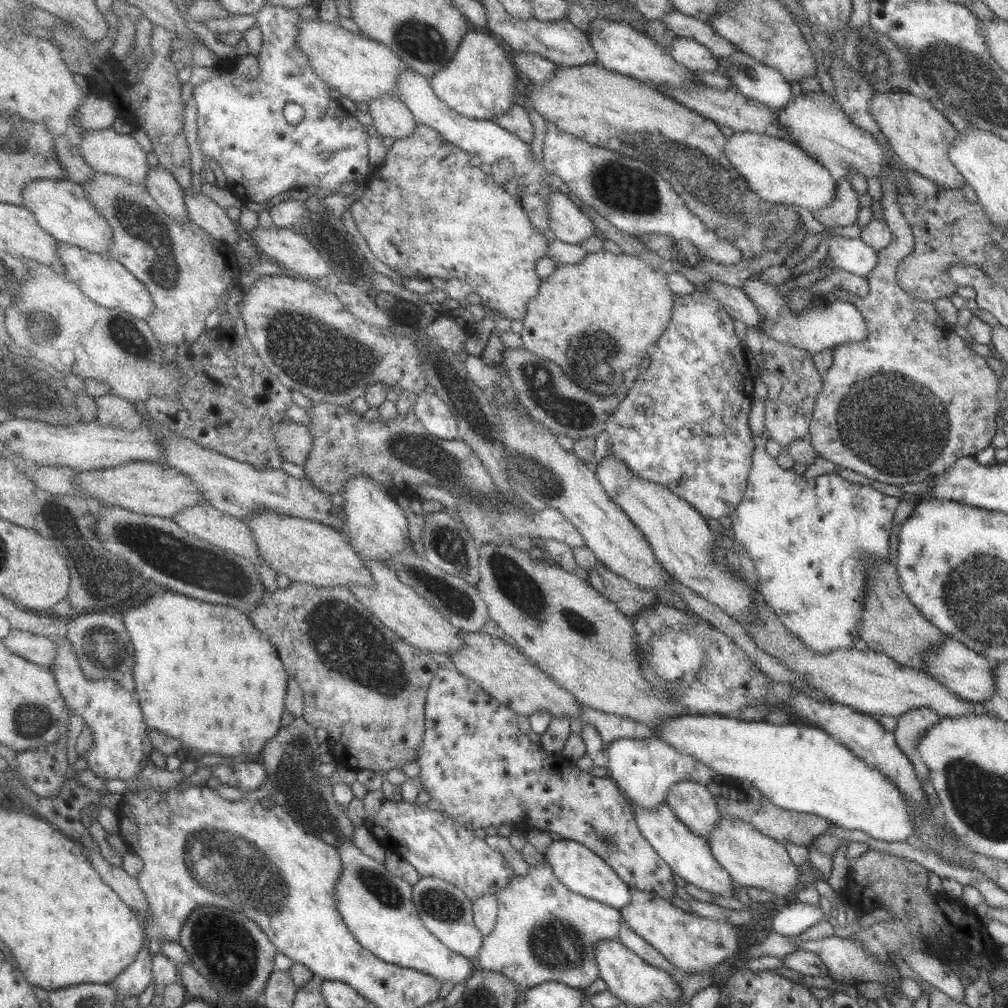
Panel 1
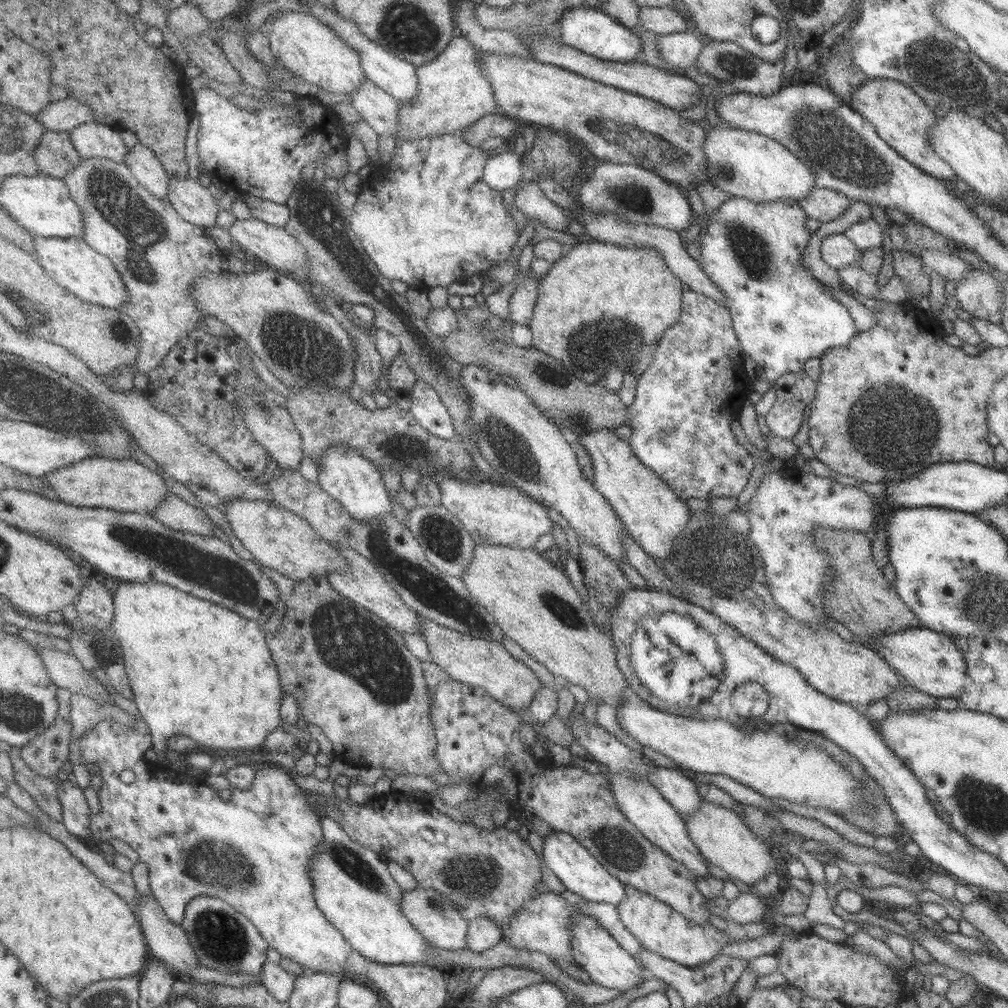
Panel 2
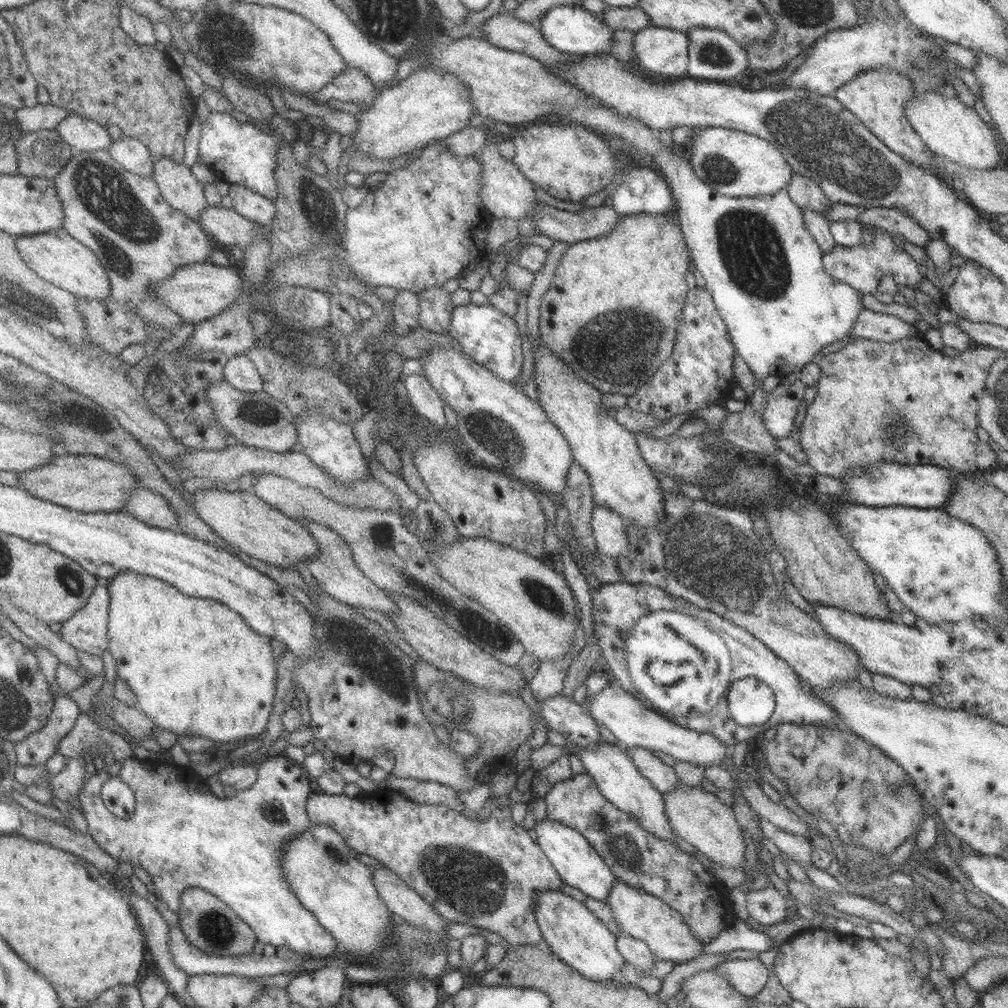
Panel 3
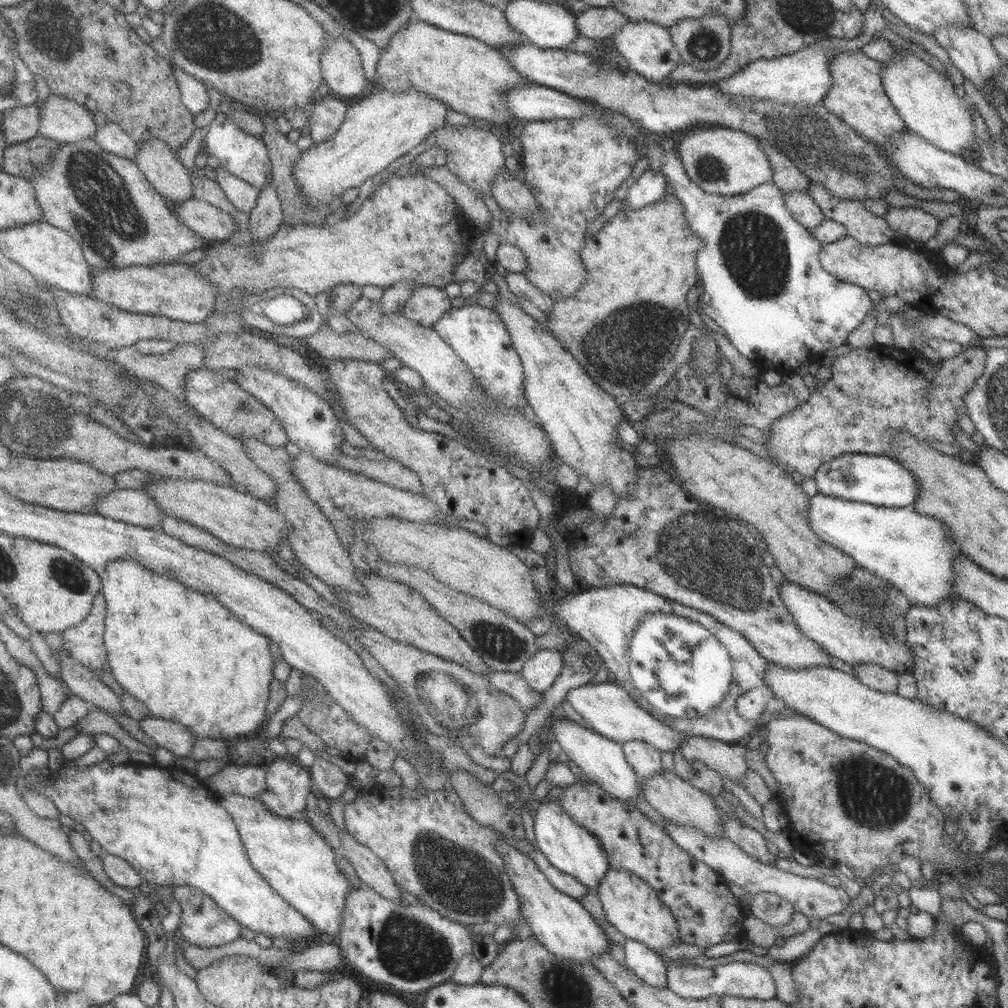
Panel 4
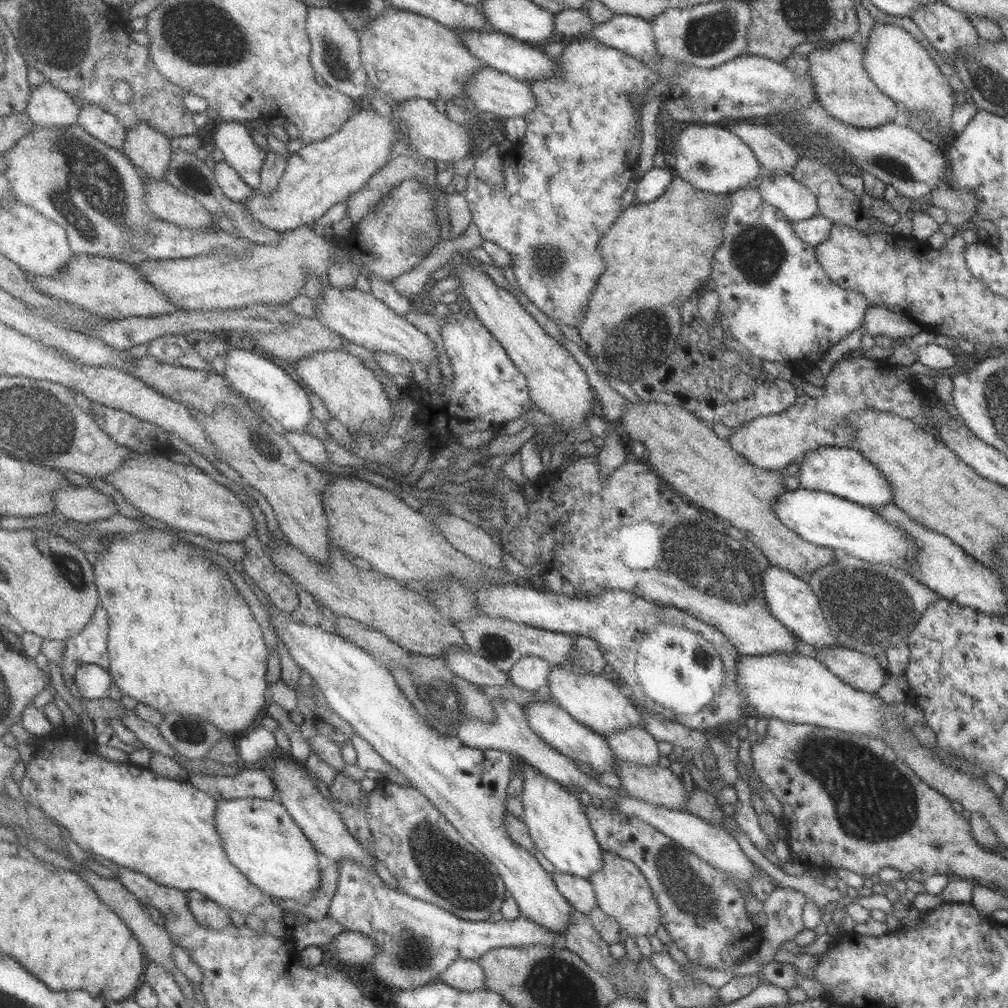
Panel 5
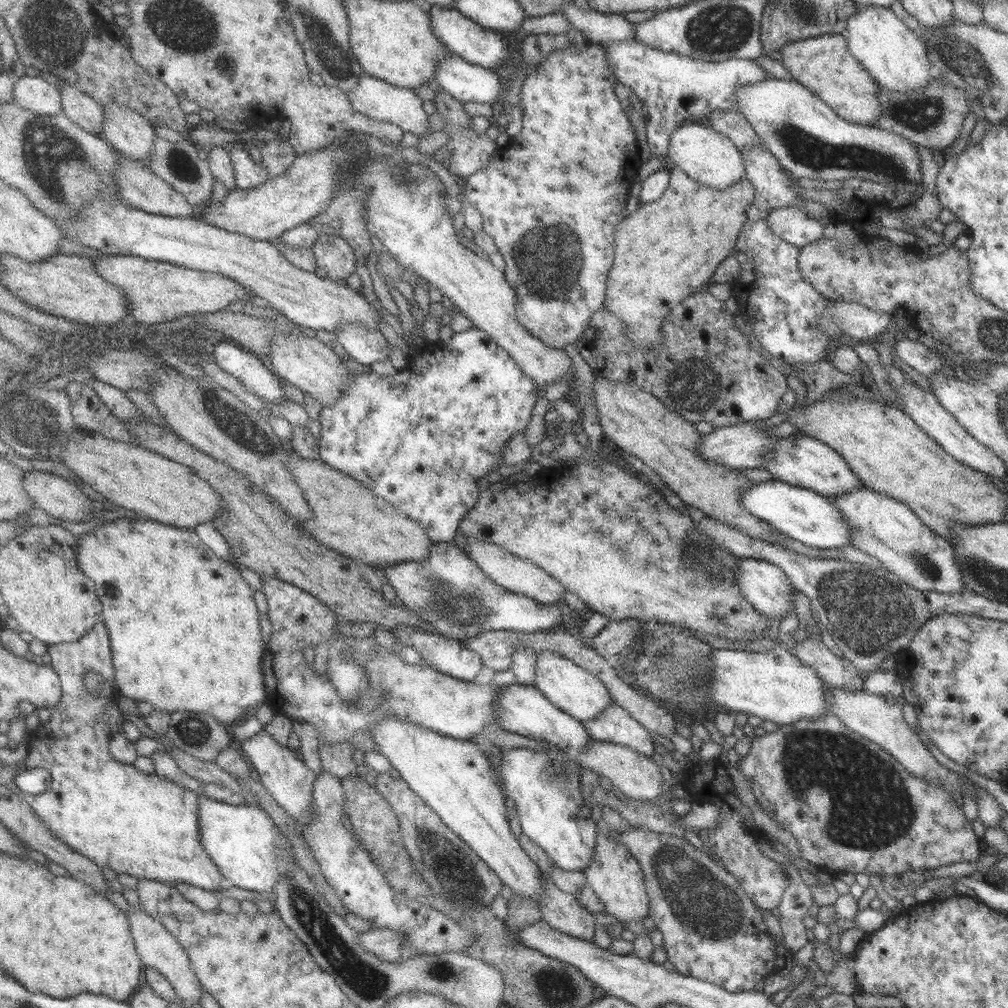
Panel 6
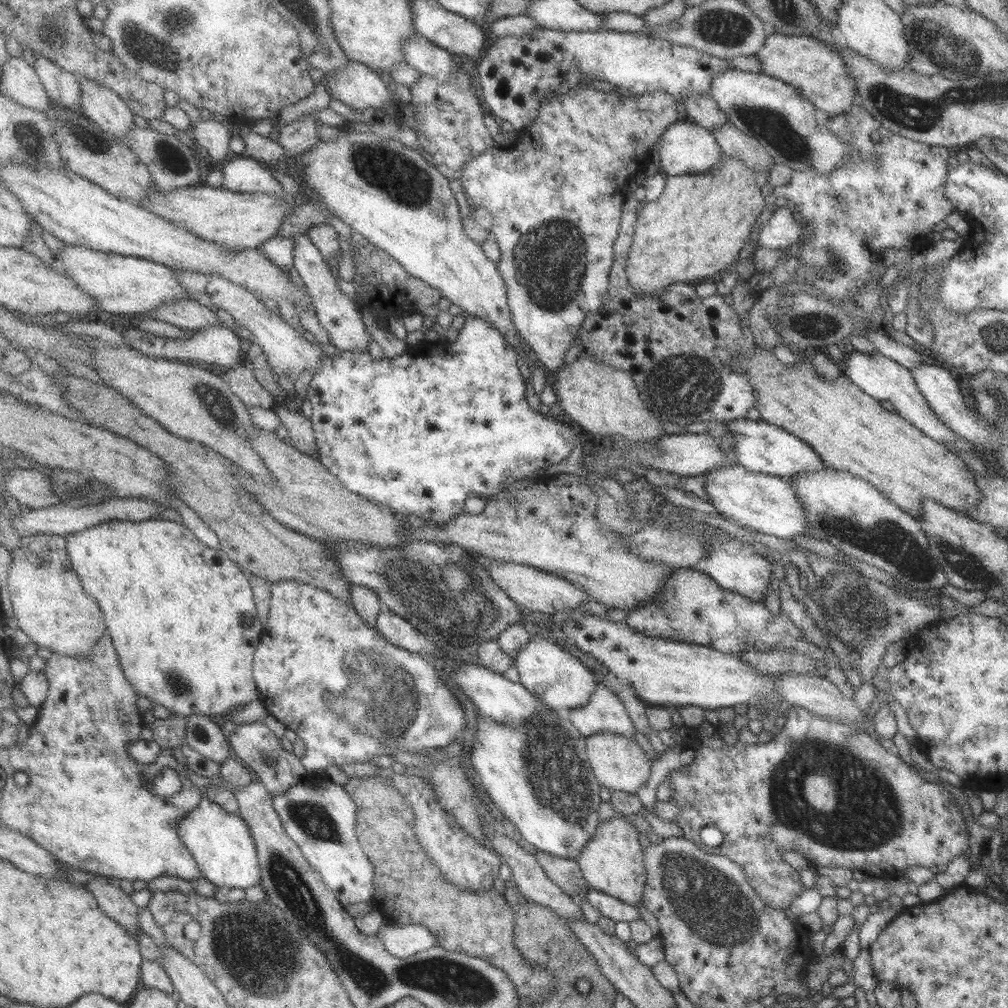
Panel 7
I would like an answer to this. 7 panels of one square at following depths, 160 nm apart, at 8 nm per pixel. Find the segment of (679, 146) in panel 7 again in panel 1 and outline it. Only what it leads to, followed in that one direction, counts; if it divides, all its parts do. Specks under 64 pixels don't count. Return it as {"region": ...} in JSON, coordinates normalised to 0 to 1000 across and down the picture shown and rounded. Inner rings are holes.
{"region":[[[729,130],[720,138],[720,155],[754,198],[768,202],[790,203],[808,210],[820,205],[828,195],[829,181],[823,170],[784,139],[762,132]]]}

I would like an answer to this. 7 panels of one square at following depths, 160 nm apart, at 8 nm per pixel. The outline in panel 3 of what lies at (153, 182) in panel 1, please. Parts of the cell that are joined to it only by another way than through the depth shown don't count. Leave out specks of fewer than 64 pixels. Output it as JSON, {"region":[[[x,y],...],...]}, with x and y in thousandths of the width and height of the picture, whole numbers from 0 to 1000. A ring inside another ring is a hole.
{"region":[[[125,133],[113,140],[109,153],[131,171],[151,176],[154,172],[155,156],[150,147],[138,137]]]}

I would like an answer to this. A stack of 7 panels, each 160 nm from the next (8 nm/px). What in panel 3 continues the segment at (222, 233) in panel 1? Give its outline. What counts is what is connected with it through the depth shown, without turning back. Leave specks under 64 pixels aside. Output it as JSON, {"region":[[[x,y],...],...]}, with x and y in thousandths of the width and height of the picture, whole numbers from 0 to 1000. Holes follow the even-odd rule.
{"region":[[[169,156],[155,158],[152,176],[164,191],[165,198],[168,198],[174,207],[199,220],[199,212],[207,205],[202,182],[194,177],[188,165],[176,162]]]}

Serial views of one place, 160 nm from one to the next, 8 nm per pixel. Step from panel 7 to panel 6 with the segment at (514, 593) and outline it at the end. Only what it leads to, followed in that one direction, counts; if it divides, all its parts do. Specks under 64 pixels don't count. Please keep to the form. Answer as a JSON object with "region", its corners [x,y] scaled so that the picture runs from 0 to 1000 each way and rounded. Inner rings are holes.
{"region":[[[463,534],[464,543],[459,544],[464,552],[474,560],[474,563],[484,570],[492,579],[504,585],[504,587],[516,587],[529,593],[536,599],[548,599],[552,601],[554,595],[560,593],[563,585],[552,575],[526,557],[514,554],[492,540],[480,538],[473,534]]]}

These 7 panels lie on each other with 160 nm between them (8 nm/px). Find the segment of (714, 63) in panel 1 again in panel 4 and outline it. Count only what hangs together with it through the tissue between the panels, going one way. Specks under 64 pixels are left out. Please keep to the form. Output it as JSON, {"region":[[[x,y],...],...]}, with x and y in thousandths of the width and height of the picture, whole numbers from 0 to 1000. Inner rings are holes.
{"region":[[[621,21],[614,31],[604,38],[606,47],[623,62],[624,67],[638,75],[643,81],[656,83],[677,61],[662,28],[645,21]]]}

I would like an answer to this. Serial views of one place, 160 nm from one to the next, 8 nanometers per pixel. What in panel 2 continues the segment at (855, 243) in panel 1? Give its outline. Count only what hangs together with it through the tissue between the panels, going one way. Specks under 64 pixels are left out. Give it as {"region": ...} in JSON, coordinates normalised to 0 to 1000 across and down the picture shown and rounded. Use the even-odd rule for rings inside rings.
{"region":[[[837,231],[822,232],[813,246],[817,260],[829,268],[850,259],[855,250]]]}

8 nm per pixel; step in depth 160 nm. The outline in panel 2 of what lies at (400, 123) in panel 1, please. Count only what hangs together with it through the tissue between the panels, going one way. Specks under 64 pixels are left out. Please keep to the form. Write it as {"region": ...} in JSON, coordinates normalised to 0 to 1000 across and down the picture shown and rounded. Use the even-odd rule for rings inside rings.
{"region":[[[367,78],[359,83],[351,93],[346,94],[346,101],[356,111],[361,118],[376,134],[391,135],[396,126],[396,117],[394,114],[396,100],[385,91],[371,84]]]}

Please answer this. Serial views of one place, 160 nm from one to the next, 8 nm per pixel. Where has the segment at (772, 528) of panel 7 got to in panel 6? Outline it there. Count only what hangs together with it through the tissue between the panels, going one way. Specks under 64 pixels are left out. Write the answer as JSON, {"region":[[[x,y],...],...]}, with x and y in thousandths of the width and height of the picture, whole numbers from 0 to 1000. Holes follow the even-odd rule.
{"region":[[[774,475],[753,478],[742,483],[733,492],[735,501],[746,512],[762,519],[771,528],[781,530],[808,544],[835,545],[842,540],[844,524],[836,510],[828,503],[822,493],[815,492],[806,485],[796,484]]]}

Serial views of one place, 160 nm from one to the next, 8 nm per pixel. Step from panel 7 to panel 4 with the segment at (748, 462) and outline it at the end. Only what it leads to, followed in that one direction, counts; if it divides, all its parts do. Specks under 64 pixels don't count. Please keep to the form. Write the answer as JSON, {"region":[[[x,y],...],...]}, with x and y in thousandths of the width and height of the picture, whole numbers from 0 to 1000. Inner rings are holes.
{"region":[[[839,449],[815,459],[807,473],[813,490],[874,503],[901,503],[908,500],[912,487],[905,469],[881,451]]]}

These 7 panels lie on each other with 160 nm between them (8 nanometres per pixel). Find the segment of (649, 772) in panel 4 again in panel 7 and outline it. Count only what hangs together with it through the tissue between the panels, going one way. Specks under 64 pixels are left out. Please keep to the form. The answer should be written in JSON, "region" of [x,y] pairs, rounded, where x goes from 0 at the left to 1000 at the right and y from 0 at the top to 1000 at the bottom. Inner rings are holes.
{"region":[[[598,678],[589,682],[581,698],[566,702],[563,709],[580,732],[594,726],[610,726],[629,733],[631,723],[623,705],[613,689]]]}

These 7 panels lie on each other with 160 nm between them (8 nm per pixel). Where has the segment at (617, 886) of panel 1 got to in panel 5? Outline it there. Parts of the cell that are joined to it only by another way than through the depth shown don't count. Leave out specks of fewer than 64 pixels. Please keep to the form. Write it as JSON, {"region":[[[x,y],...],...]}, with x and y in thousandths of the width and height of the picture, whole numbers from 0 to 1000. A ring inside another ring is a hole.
{"region":[[[517,755],[520,782],[515,793],[520,799],[517,809],[532,842],[538,846],[556,866],[563,866],[582,872],[598,858],[599,844],[591,832],[586,815],[581,812],[578,790],[569,790],[554,776],[539,770],[533,763]]]}

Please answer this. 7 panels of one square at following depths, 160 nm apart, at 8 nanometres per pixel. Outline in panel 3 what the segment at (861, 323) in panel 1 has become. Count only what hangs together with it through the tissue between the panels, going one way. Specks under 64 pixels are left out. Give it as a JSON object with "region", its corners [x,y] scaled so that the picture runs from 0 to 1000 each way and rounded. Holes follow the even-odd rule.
{"region":[[[571,106],[568,108],[562,108],[559,111],[560,114],[565,115],[567,119],[570,119],[571,124],[582,125],[587,129],[594,129],[594,131],[604,131],[604,133],[613,133],[615,137],[618,137],[620,141],[623,141],[631,147],[633,152],[638,155],[646,156],[647,167],[655,172],[664,183],[667,189],[667,194],[669,195],[671,202],[671,215],[674,217],[676,222],[676,227],[682,240],[685,254],[688,259],[688,264],[694,269],[694,272],[700,278],[699,287],[704,290],[710,306],[712,306],[712,311],[716,314],[716,318],[720,321],[722,325],[722,330],[724,331],[725,338],[728,344],[732,348],[732,351],[738,355],[740,361],[746,367],[747,371],[752,374],[754,379],[764,372],[771,373],[777,377],[781,377],[791,373],[800,361],[803,361],[808,356],[809,352],[812,351],[817,343],[820,341],[825,341],[833,339],[833,337],[839,338],[839,335],[843,333],[845,325],[848,323],[851,313],[857,309],[857,304],[855,304],[855,292],[851,288],[841,284],[835,279],[829,278],[825,273],[822,273],[816,266],[816,248],[813,243],[808,238],[804,229],[800,226],[799,218],[797,217],[797,208],[784,196],[784,193],[780,188],[771,188],[770,190],[764,191],[763,193],[756,194],[739,194],[726,196],[725,194],[720,194],[710,190],[705,185],[702,185],[697,179],[694,179],[683,157],[678,157],[677,154],[672,150],[672,146],[662,146],[657,142],[653,131],[650,132],[648,128],[642,126],[639,123],[632,122],[627,118],[618,118],[613,114],[610,114],[605,108],[601,106],[585,106],[584,108],[579,106]]]}

